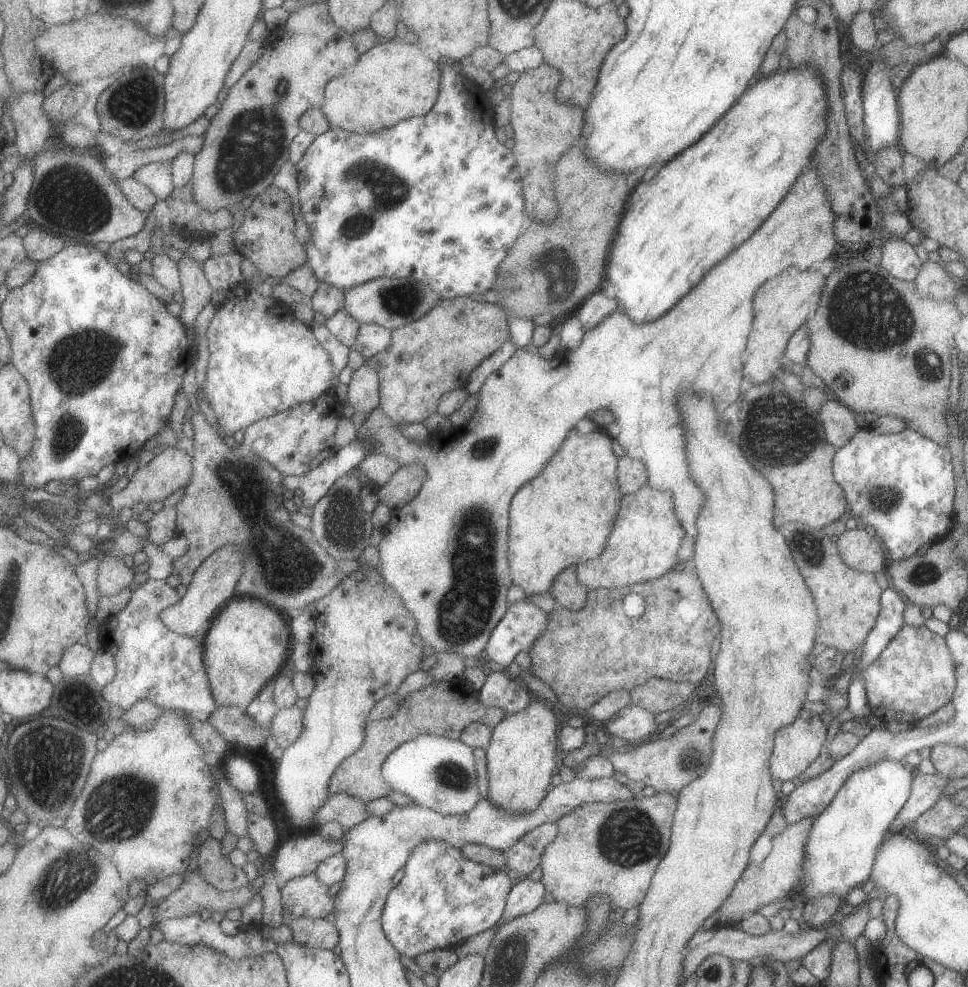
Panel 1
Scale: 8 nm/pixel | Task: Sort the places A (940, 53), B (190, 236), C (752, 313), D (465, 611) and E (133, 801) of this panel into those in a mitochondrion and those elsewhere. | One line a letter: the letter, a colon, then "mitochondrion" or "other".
A: other
B: other
C: other
D: mitochondrion
E: mitochondrion

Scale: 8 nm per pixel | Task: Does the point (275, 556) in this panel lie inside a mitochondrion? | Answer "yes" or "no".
yes

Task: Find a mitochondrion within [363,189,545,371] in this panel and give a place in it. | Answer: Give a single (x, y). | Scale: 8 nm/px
(400, 300)

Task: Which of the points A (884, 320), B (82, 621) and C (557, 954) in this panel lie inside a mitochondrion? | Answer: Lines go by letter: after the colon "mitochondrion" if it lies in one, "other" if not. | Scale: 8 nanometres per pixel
A: mitochondrion
B: other
C: other

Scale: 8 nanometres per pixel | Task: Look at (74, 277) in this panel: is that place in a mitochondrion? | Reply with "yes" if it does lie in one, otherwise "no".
no

